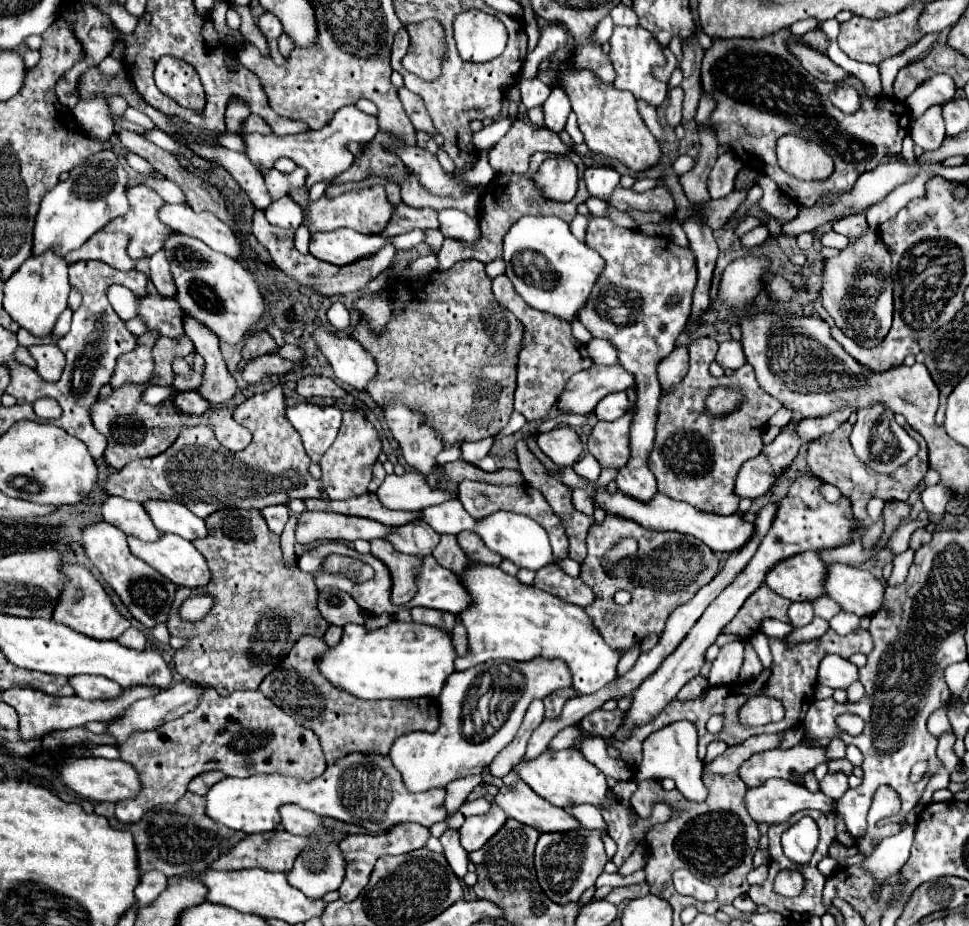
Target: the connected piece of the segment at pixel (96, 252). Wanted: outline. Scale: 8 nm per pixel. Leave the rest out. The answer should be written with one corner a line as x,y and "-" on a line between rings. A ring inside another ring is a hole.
97,232
77,250
71,250
65,254
69,264
77,260
103,260
105,264
117,268
117,270
133,270
137,268
137,262
129,258
127,254
127,234
121,232

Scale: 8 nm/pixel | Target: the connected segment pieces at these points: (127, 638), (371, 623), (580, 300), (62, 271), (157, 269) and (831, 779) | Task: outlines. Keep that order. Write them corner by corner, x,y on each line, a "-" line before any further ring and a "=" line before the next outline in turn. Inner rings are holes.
129,628
127,632
123,632
119,638
117,638
119,644
127,646
127,648
133,648
133,650
143,650
145,648
145,634
137,628
=
383,614
383,616
371,616
371,618
365,620
365,628
367,628
367,630
377,630
377,628
387,626
391,620
393,620
393,616
389,616
389,614
=
523,216
505,236
503,258
507,276
523,300
565,322
579,318
579,310
589,300
589,294
605,268
605,260
585,242
579,242
571,234
569,224
557,216
=
55,250
45,252
43,256
27,258
21,268
5,282
5,298
3,308
9,316
25,330
35,336
49,336
59,314
67,308
69,296
69,280
67,280
67,260
59,256
=
163,250
155,252
149,258
149,264
151,264
151,282
155,284
157,292
163,292
163,296
171,296
171,292
175,292
175,282
171,278
165,252
=
827,772
823,780
819,780
819,790
829,796
831,800
839,800
839,796
843,796
847,792
847,776
845,774
833,774
833,772

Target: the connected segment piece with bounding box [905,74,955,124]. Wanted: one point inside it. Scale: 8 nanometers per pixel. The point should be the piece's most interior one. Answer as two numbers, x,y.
938,90

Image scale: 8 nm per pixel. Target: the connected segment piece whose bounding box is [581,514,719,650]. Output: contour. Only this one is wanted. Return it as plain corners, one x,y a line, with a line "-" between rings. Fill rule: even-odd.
607,514
601,524
591,524
587,534
587,558
581,564
581,580
591,586
595,592
595,602
585,608
585,612
595,620
601,636
611,648
631,648
635,640
643,640
647,634
663,632
663,624
675,606
691,600
695,592
709,584
719,572
719,560
711,548
707,548
701,540
689,534
679,532
655,532
647,530
633,520
625,520
615,514
-
631,536
639,542
637,554
623,564
623,568
615,568
615,576
607,576
603,572
601,560
603,552
615,540
-
617,590
629,590
631,602
627,606
617,606
613,594
-
605,614
617,616
615,620
607,620

